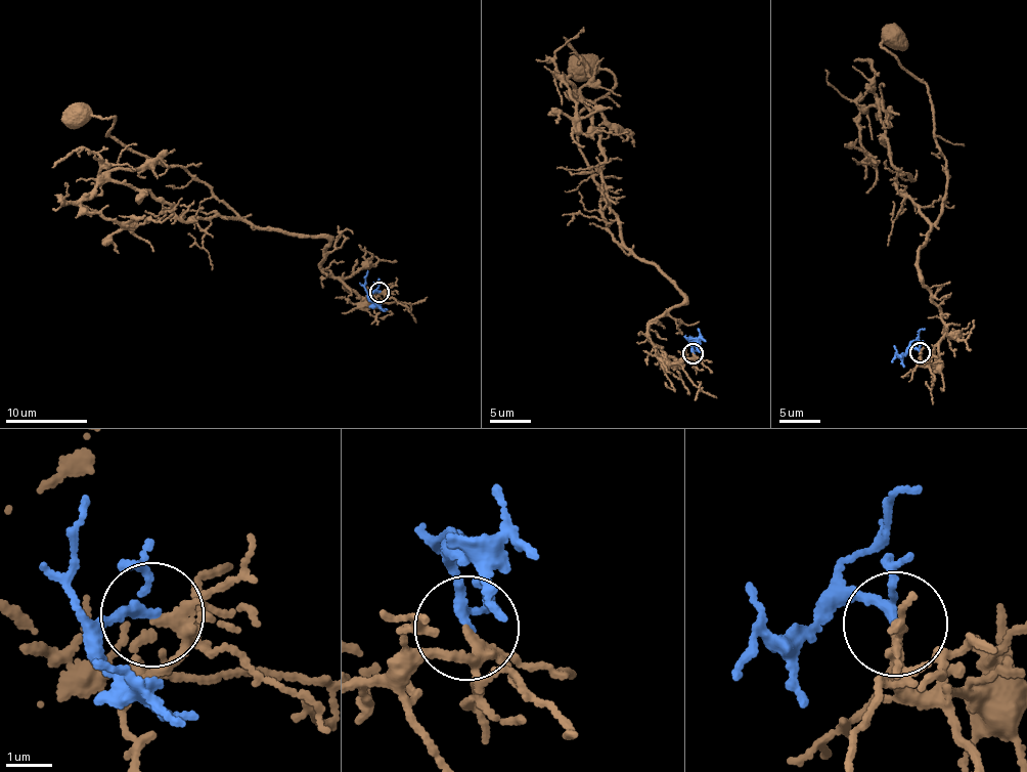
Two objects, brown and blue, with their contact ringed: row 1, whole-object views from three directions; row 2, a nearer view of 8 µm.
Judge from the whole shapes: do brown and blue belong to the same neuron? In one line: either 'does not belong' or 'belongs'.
belongs

